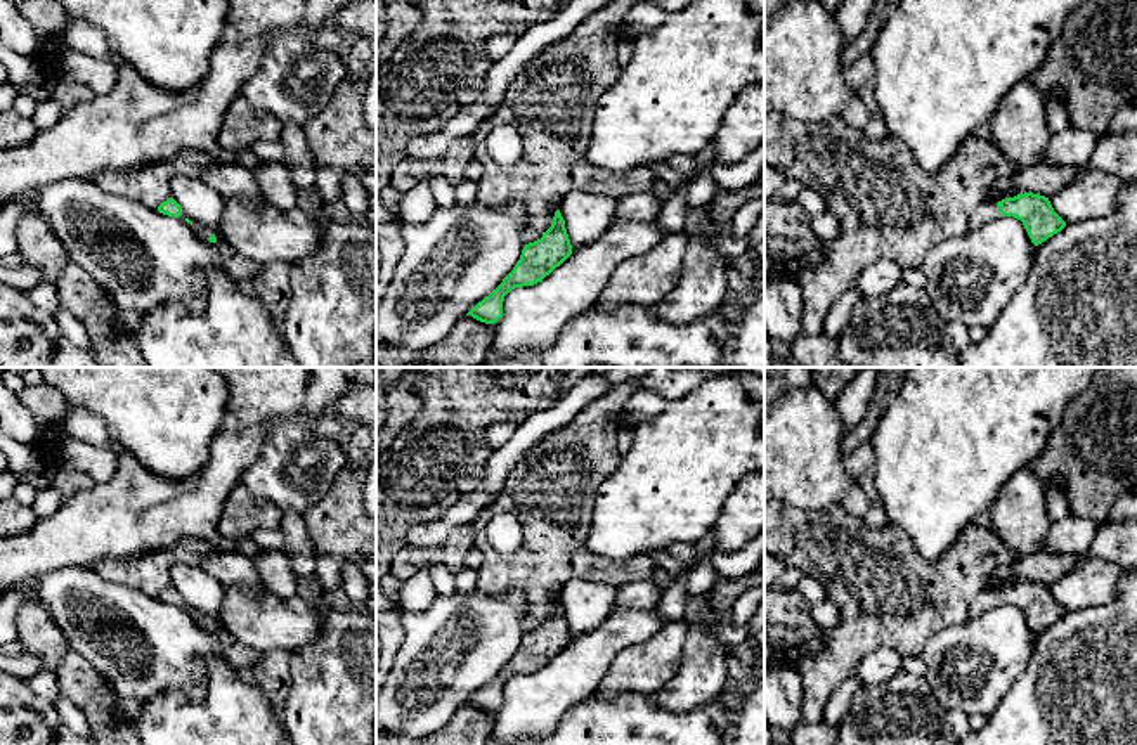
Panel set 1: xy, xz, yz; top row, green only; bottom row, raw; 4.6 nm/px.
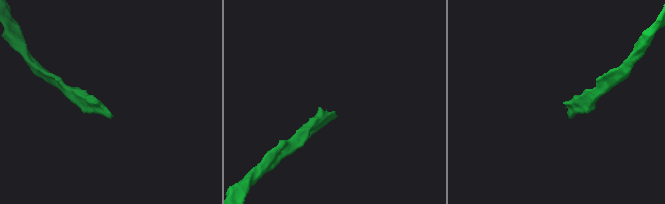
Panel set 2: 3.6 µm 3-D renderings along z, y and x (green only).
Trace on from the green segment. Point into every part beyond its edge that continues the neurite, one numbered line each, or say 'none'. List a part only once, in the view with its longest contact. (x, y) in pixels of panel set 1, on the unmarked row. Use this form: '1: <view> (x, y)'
1: yz (987, 600)

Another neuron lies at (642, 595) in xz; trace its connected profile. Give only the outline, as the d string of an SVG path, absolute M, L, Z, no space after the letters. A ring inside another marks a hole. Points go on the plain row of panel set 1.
M641 579L619 587L614 606L650 612L655 608L662 591L652 579Z

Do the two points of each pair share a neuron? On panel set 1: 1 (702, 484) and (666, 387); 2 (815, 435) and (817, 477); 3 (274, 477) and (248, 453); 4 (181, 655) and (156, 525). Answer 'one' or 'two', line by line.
1: two
2: one
3: two
4: two

